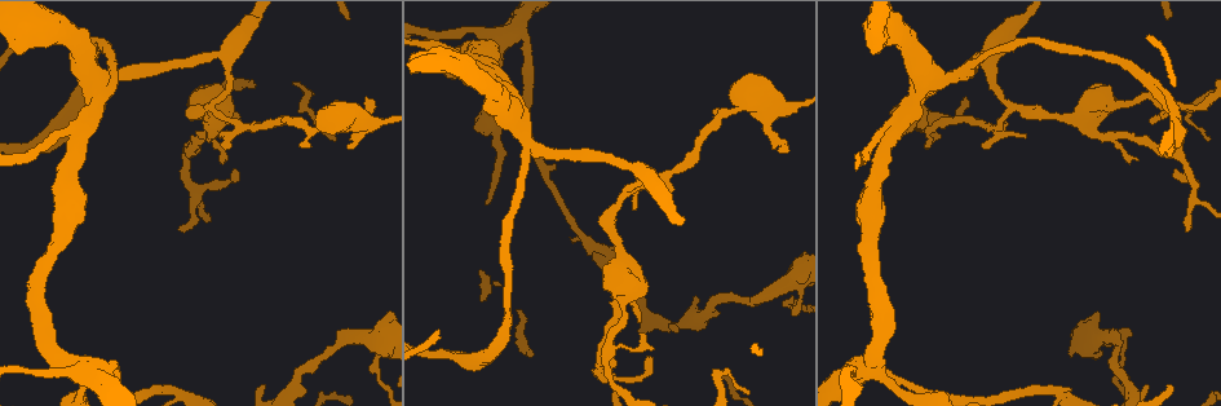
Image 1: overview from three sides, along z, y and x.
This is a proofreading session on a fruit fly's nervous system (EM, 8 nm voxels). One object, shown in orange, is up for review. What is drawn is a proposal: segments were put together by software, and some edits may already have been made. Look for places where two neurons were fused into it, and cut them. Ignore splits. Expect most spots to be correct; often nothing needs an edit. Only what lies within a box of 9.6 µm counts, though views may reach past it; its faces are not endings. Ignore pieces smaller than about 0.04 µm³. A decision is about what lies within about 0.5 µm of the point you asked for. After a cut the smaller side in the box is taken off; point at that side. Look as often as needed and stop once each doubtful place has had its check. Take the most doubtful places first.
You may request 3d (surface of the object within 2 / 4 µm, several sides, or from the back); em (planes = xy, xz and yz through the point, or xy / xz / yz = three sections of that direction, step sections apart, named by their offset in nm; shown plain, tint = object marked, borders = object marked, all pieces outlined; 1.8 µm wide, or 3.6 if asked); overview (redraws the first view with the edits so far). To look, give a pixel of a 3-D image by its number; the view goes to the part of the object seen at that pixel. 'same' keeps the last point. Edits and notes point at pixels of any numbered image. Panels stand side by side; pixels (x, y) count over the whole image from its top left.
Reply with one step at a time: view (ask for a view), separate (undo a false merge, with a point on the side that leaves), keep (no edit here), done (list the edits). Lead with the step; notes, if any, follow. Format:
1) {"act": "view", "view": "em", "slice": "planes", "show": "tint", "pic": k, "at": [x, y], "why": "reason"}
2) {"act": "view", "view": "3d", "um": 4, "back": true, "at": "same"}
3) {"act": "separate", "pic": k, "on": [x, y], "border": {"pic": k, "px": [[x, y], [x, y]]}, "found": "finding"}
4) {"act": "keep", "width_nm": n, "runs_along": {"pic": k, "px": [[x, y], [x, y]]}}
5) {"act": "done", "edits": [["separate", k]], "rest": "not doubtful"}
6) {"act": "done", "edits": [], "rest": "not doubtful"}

{"act": "view", "view": "3d", "um": 2, "pic": 1, "at": [83, 371], "why": "calibre changes"}

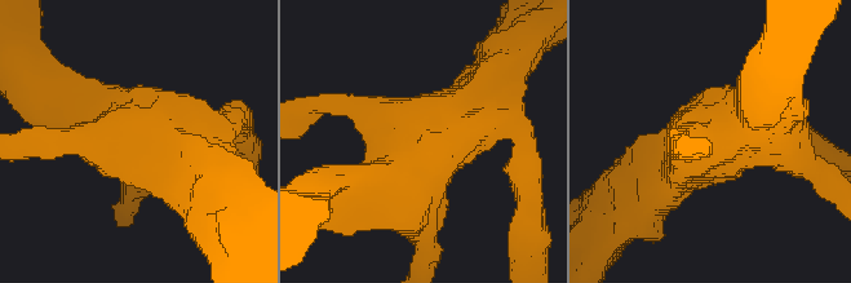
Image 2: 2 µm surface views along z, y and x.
{"act": "view", "view": "em", "um": 3.6, "slice": "xz", "step": 16, "show": "tint", "pic": 2, "at": [419, 145], "why": "need the tissue"}

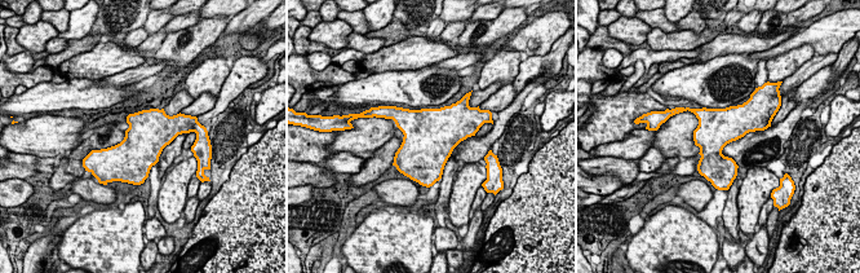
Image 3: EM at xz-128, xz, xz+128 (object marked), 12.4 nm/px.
{"act": "view", "view": "em", "um": 3.6, "slice": "planes", "show": "borders", "at": "same"}

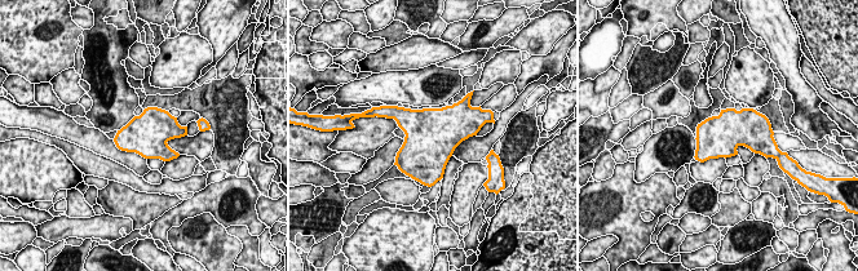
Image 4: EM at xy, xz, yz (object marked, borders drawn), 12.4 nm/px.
{"act": "keep", "found": "one neuron here"}

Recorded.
{"act": "view", "view": "em", "slice": "planes", "show": "tint", "pic": 1, "at": [492, 71], "why": "three-way junction"}

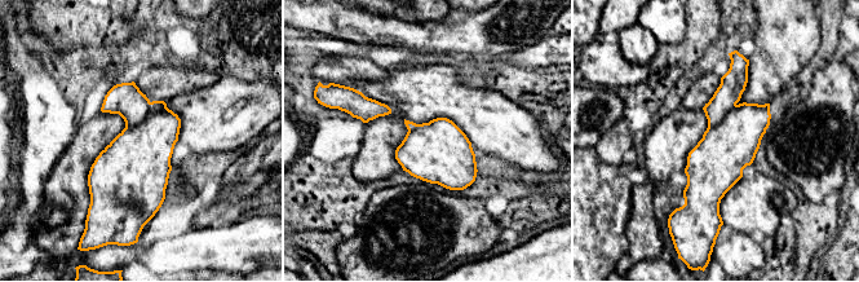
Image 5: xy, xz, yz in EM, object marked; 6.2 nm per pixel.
{"act": "separate", "pic": 5, "on": [127, 100], "border": {"pic": 5, "px": [[151, 102], [138, 123], [125, 127]]}, "found": "two neurons meet here"}

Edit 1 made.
{"act": "view", "view": "3d", "um": 4, "pic": 1, "at": [585, 235], "why": "sudden change in width"}

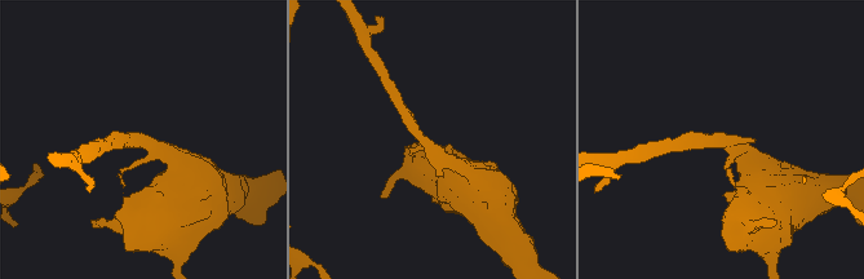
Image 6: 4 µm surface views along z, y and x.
{"act": "view", "view": "em", "slice": "planes", "show": "tint", "pic": 6, "at": [726, 141]}

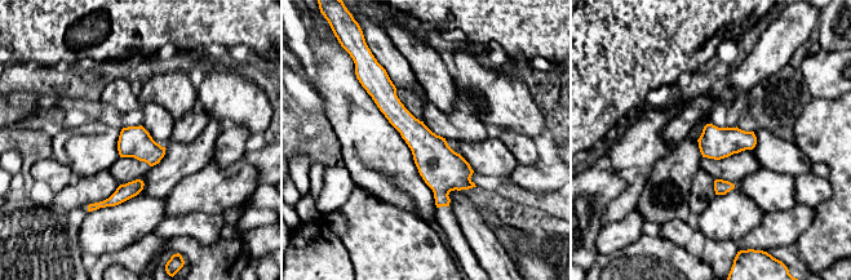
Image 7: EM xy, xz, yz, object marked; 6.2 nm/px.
{"act": "keep", "runs_along": {"pic": 7, "px": [[377, 84], [440, 167], [446, 203]]}, "found": "all the same neuron"}

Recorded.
{"act": "done", "edits": [["separate", 5]], "rest": "not doubtful"}

